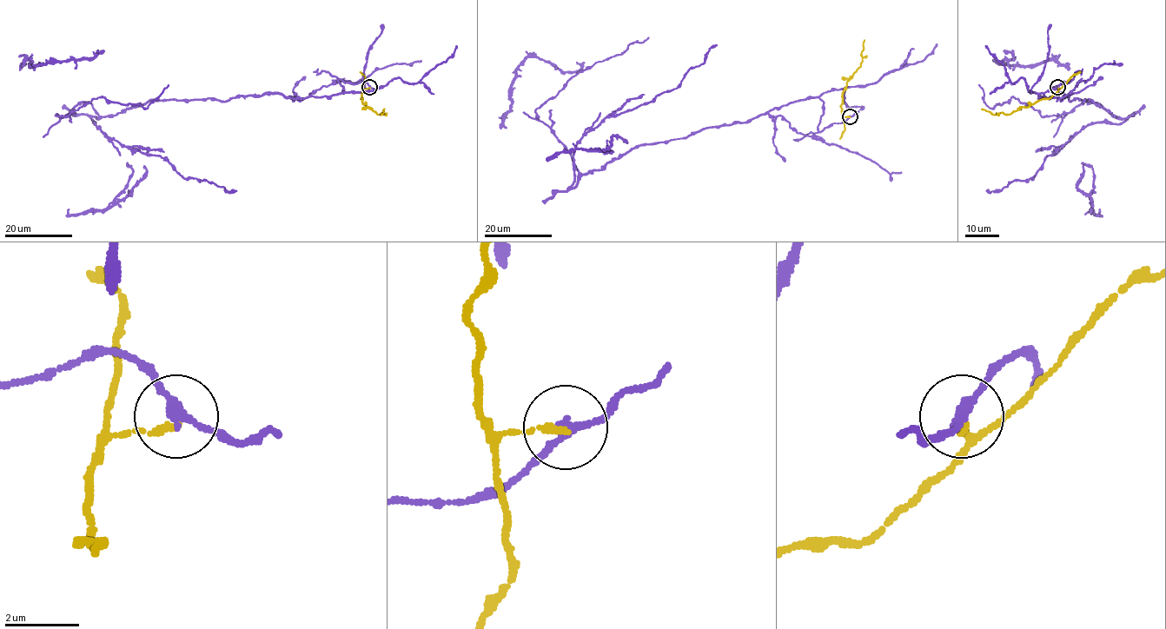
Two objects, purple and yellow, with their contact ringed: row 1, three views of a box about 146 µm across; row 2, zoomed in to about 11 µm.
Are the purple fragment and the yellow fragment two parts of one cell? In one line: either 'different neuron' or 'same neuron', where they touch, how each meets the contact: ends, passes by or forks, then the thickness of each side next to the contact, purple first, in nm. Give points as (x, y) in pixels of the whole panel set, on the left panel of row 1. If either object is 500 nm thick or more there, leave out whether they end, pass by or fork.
different neuron; place (369, 87); purple passes by; yellow ends; calibres 240 and 150 nm

